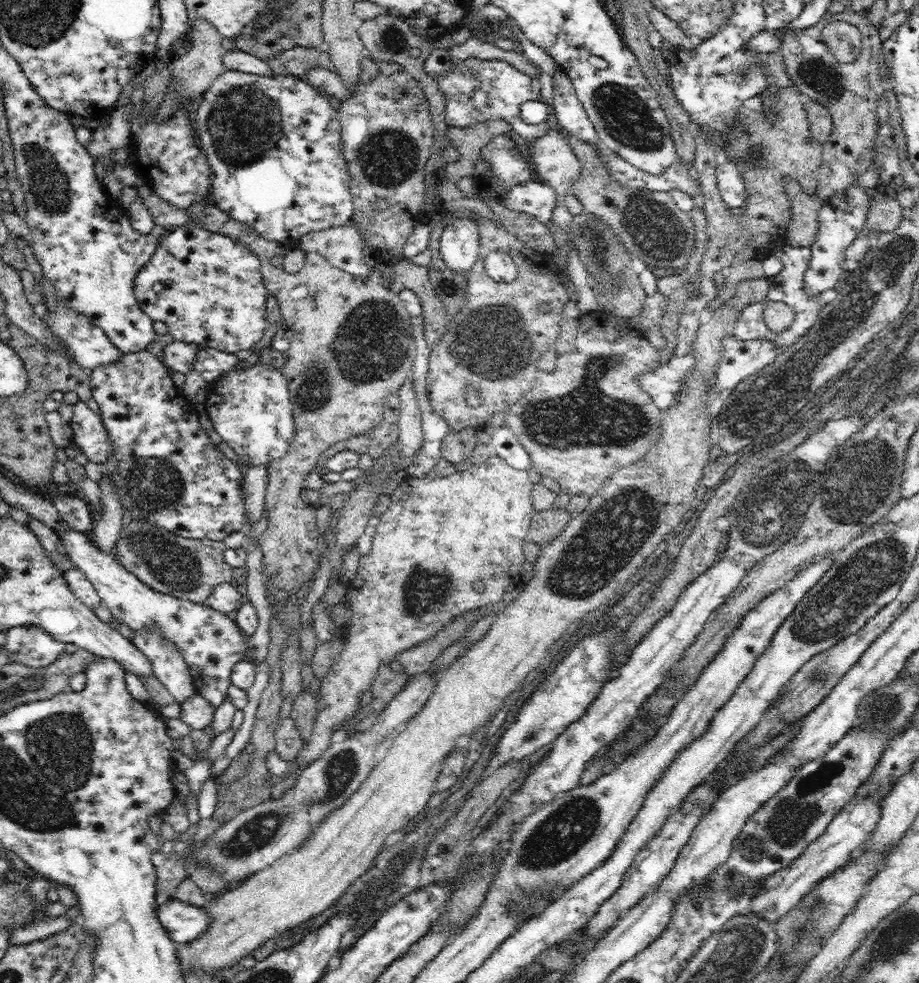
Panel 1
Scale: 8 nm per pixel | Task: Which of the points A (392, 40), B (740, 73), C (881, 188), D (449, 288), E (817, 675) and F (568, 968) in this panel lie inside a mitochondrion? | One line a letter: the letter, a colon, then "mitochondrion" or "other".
A: mitochondrion
B: mitochondrion
C: other
D: mitochondrion
E: mitochondrion
F: other

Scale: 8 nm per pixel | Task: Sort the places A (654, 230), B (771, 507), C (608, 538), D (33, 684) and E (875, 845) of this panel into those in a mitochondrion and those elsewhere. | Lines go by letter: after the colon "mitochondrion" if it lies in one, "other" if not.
A: mitochondrion
B: mitochondrion
C: mitochondrion
D: mitochondrion
E: other

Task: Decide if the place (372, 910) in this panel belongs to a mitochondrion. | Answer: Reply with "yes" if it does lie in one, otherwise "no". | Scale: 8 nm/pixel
no

